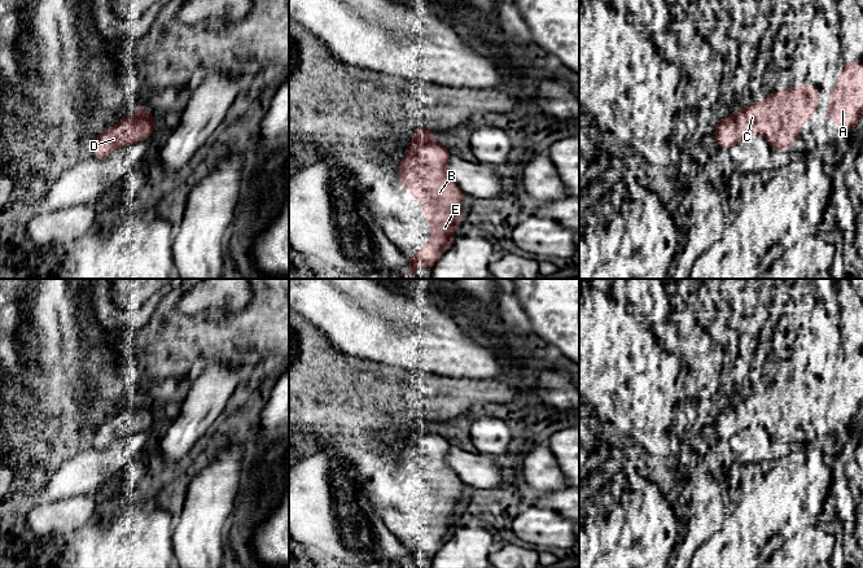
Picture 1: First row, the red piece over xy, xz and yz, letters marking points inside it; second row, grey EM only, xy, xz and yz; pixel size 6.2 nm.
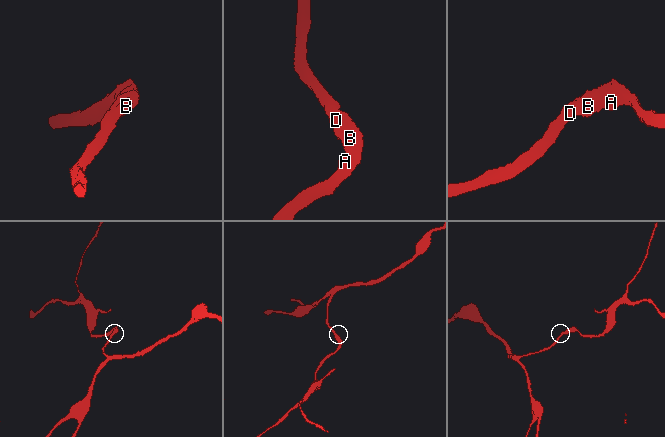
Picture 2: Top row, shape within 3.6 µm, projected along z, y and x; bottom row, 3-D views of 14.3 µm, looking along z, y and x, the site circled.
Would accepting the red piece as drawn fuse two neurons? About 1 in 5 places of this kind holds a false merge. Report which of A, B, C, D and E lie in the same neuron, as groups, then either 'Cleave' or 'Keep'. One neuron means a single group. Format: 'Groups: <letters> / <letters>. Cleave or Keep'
Groups: A B C D E. Keep

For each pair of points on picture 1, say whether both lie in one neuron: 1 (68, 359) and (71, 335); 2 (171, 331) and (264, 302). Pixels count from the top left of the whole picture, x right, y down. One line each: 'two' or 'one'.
1: one
2: one

